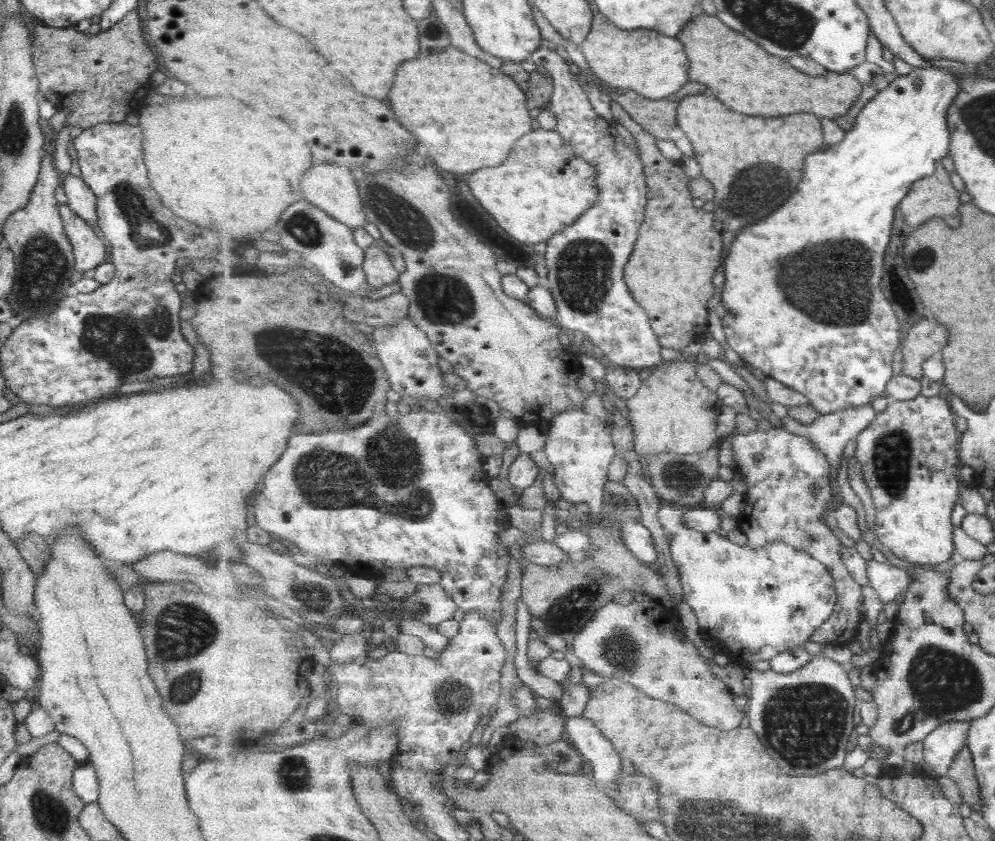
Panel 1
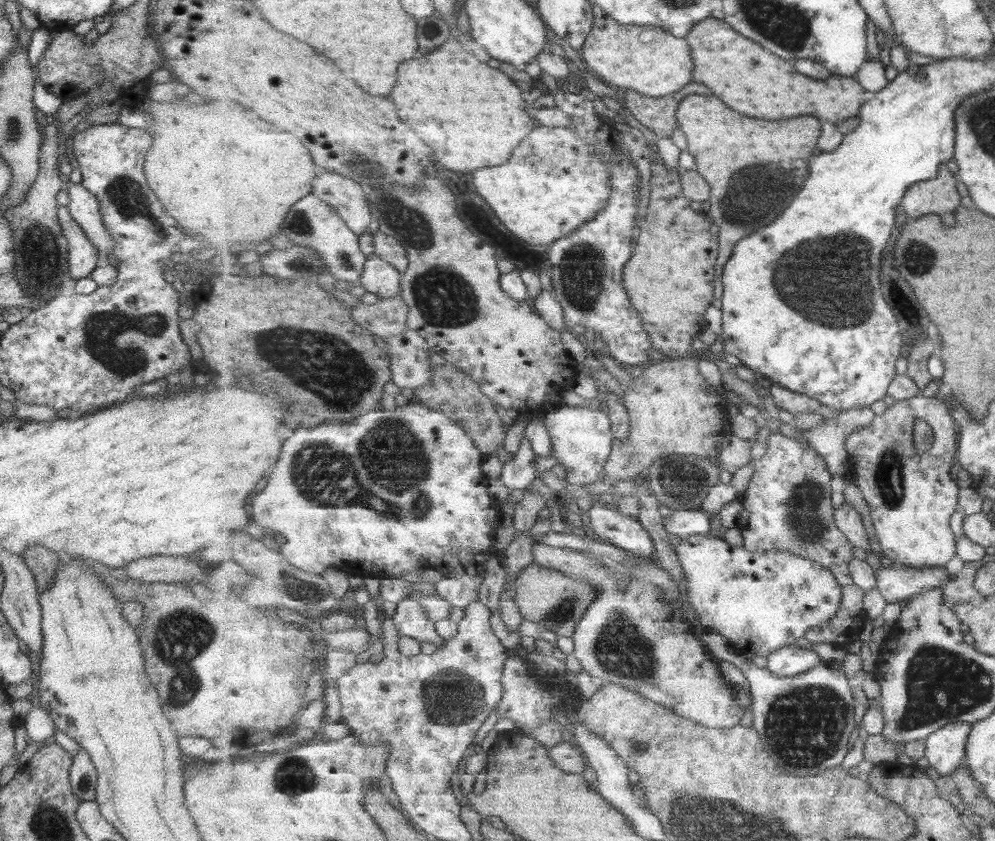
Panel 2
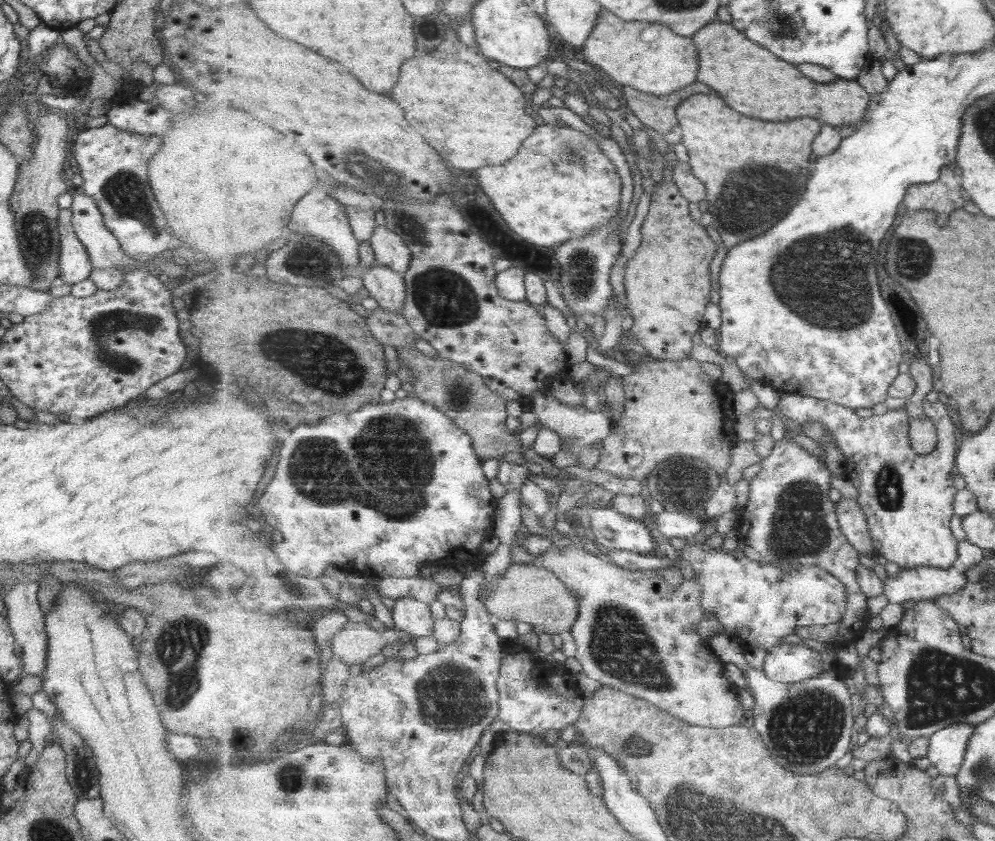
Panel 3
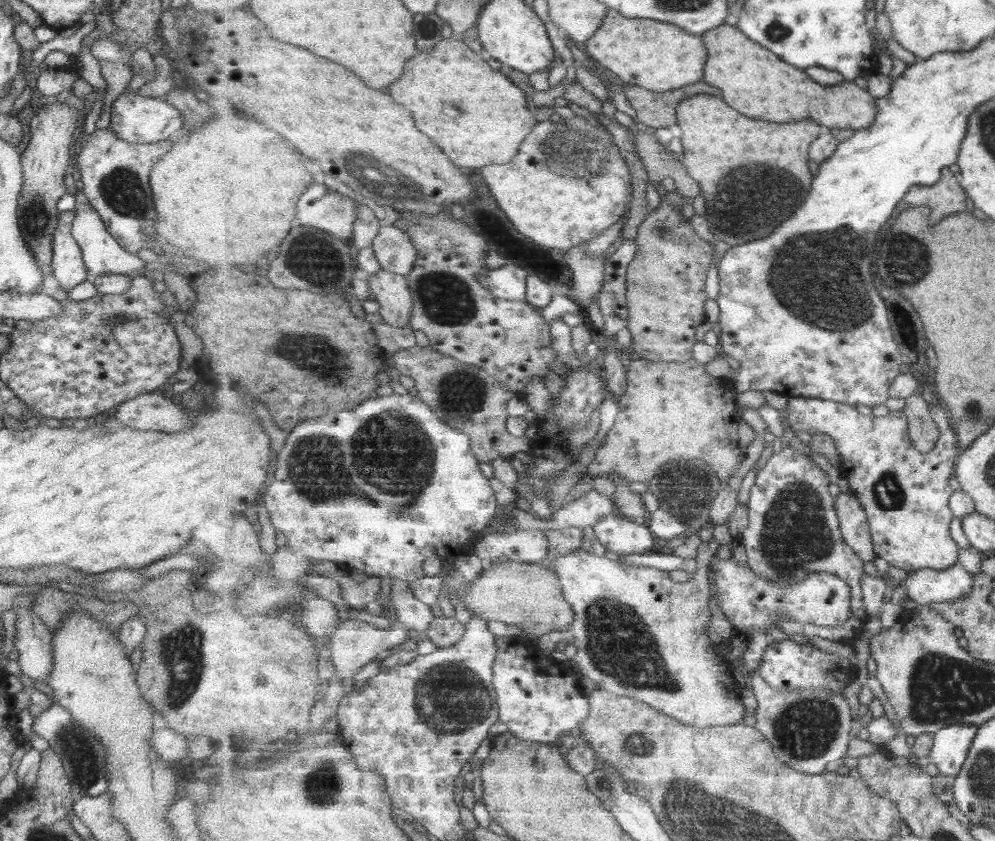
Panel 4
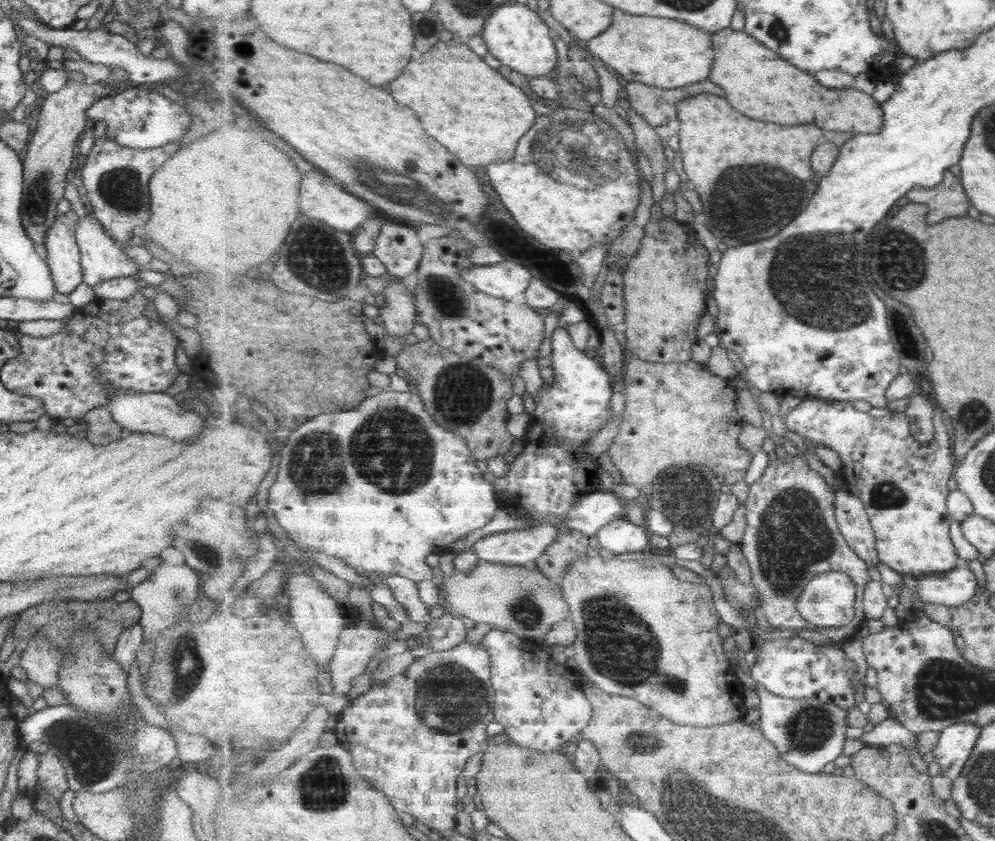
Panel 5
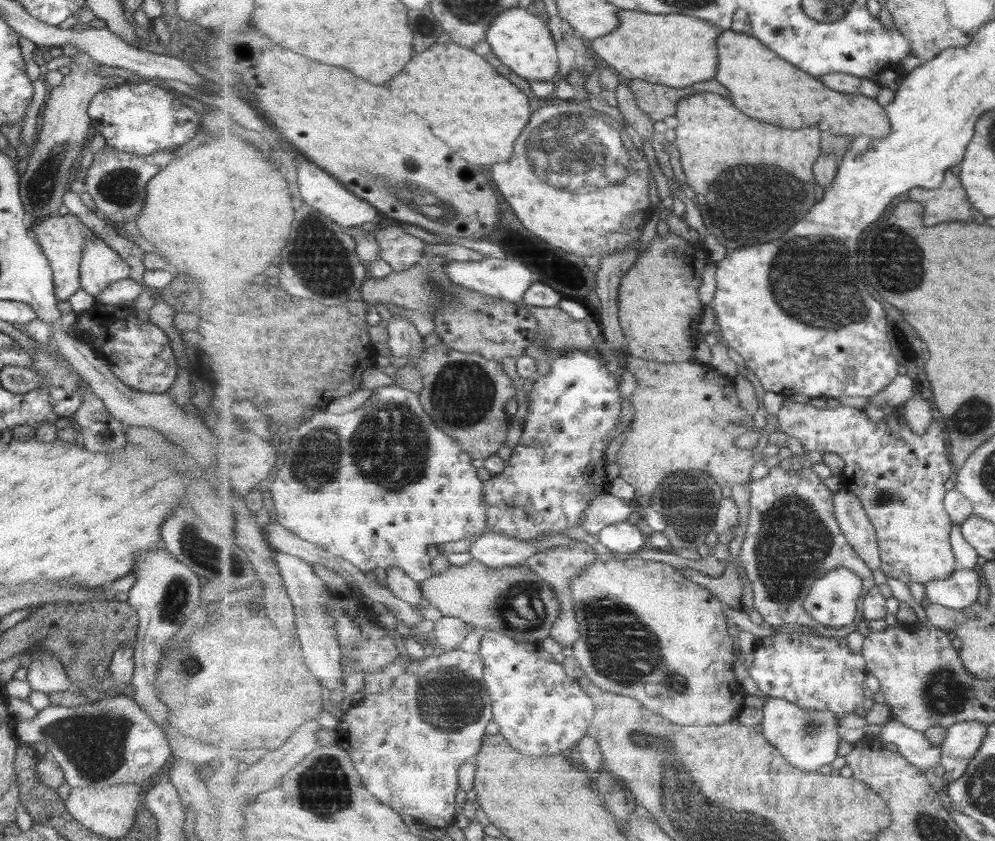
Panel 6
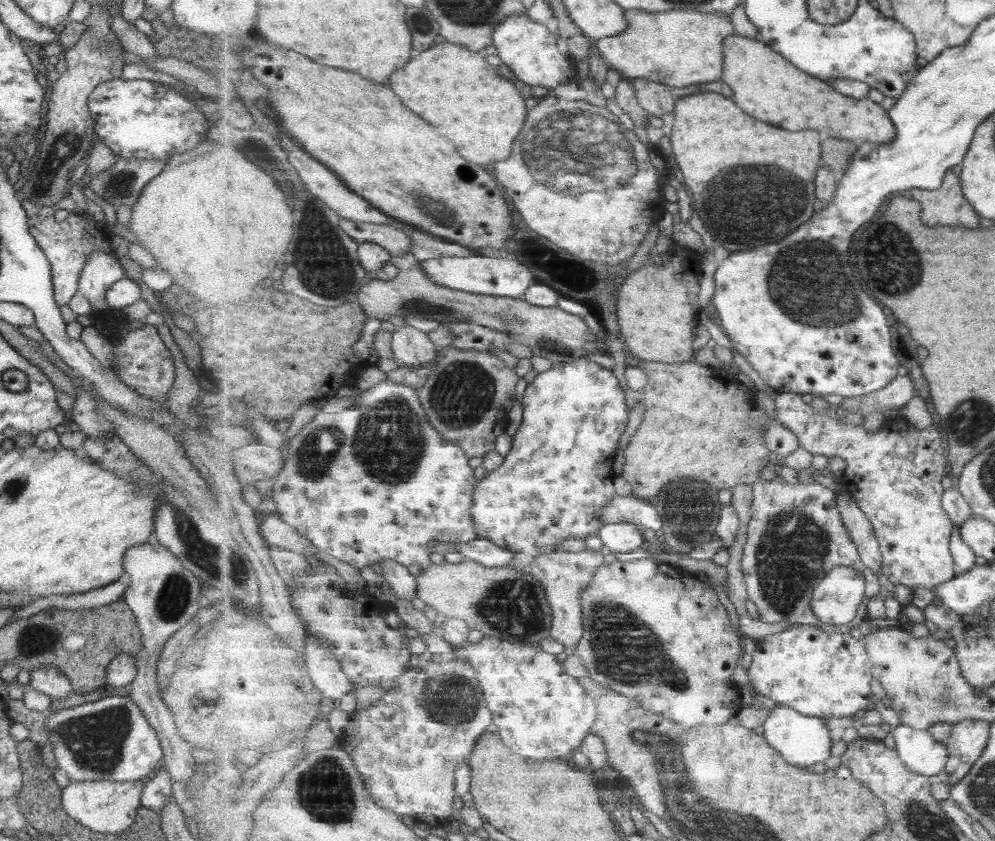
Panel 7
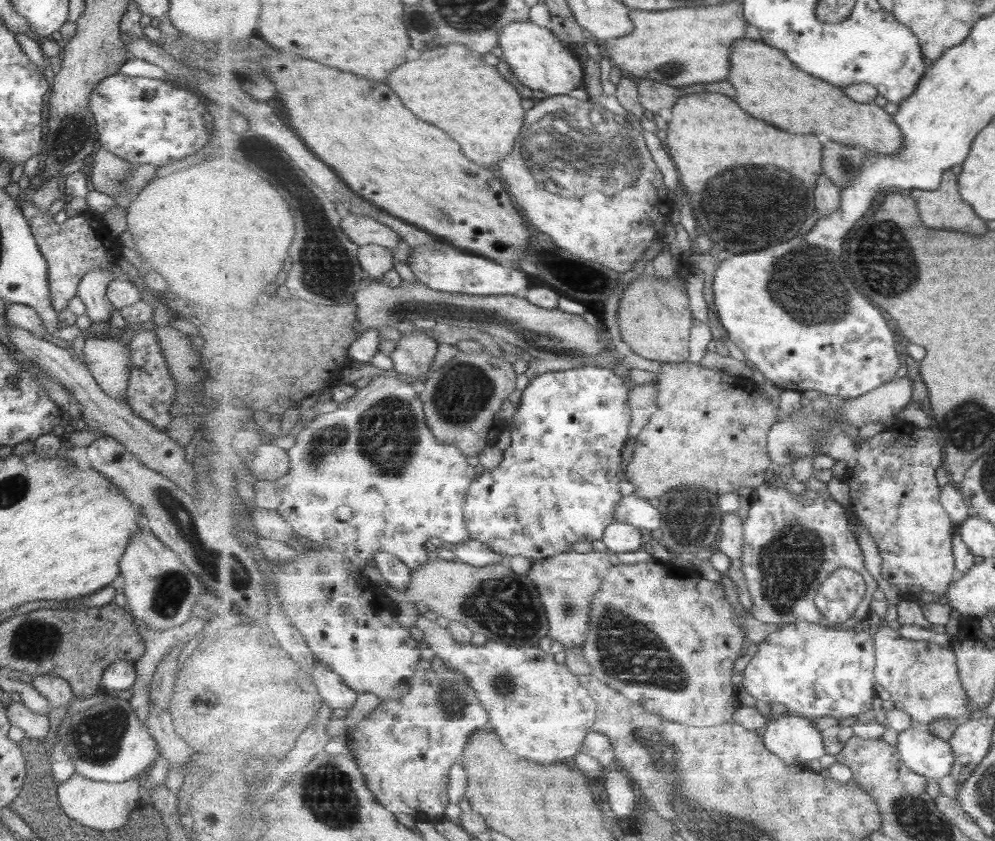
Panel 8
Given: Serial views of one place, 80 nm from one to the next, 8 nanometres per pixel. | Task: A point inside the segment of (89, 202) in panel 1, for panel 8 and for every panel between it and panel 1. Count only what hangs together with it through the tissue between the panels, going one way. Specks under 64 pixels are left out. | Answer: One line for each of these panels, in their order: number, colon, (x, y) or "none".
2: (82, 206)
3: (103, 251)
4: (101, 255)
5: (101, 259)
6: (100, 266)
7: (101, 269)
8: (91, 290)

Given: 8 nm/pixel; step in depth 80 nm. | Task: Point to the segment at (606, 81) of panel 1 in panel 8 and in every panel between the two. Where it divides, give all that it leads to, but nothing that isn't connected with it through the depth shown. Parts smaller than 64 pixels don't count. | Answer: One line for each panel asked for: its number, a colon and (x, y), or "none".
2: (649, 59)
3: (650, 57)
4: (660, 56)
5: (667, 53)
6: (676, 50)
7: (678, 48)
8: (687, 46)

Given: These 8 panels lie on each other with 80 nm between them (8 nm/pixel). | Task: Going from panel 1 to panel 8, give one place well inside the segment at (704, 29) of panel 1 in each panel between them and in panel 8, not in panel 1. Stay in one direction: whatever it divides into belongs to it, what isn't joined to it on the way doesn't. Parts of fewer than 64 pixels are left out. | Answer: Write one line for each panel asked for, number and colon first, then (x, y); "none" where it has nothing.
2: (742, 73)
3: (748, 76)
4: (753, 79)
5: (758, 81)
6: (765, 86)
7: (766, 86)
8: (771, 87)

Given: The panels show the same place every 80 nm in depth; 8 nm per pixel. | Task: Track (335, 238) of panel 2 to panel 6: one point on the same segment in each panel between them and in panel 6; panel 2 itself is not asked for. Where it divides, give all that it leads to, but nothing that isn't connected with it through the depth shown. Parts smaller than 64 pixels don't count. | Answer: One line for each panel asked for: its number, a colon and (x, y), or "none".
3: (318, 214)
4: (319, 207)
5: (323, 200)
6: (320, 189)

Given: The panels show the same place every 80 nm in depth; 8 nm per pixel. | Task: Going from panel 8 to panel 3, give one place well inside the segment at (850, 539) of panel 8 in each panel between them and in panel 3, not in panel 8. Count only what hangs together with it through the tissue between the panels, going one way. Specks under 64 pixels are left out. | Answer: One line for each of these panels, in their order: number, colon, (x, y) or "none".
3: (789, 521)
4: (793, 529)
5: (792, 534)
6: (793, 537)
7: (796, 535)

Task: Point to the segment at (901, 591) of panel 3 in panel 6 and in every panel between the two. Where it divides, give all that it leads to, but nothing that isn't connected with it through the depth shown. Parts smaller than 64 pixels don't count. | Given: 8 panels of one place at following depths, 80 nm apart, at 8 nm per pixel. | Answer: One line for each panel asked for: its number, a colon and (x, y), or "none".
4: (922, 587)
5: (956, 587)
6: (960, 590)

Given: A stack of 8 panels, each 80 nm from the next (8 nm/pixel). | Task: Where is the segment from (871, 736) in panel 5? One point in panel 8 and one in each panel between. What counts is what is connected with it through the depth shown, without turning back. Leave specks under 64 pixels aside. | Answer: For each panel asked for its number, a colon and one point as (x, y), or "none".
6: (912, 744)
7: (925, 755)
8: (927, 754)

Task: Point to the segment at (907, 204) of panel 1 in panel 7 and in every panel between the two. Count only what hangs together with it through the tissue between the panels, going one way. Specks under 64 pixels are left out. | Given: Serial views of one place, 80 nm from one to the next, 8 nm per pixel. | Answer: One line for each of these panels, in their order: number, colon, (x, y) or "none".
2: (940, 196)
3: (944, 196)
4: (947, 197)
5: (948, 200)
6: (952, 194)
7: (951, 207)

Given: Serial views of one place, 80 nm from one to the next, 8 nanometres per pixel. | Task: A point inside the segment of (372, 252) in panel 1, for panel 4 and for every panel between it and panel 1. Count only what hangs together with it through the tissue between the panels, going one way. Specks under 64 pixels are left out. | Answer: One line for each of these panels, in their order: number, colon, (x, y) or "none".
2: (379, 277)
3: (388, 288)
4: (392, 291)

